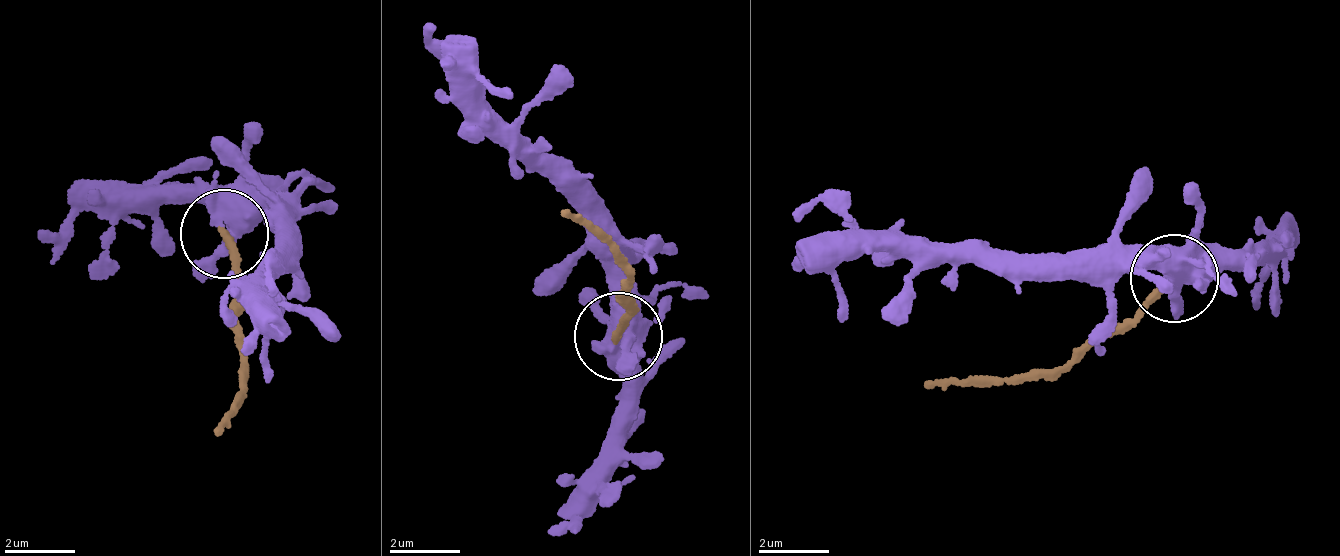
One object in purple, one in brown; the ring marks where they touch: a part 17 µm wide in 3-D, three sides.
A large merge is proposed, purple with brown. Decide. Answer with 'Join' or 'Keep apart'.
Keep apart

